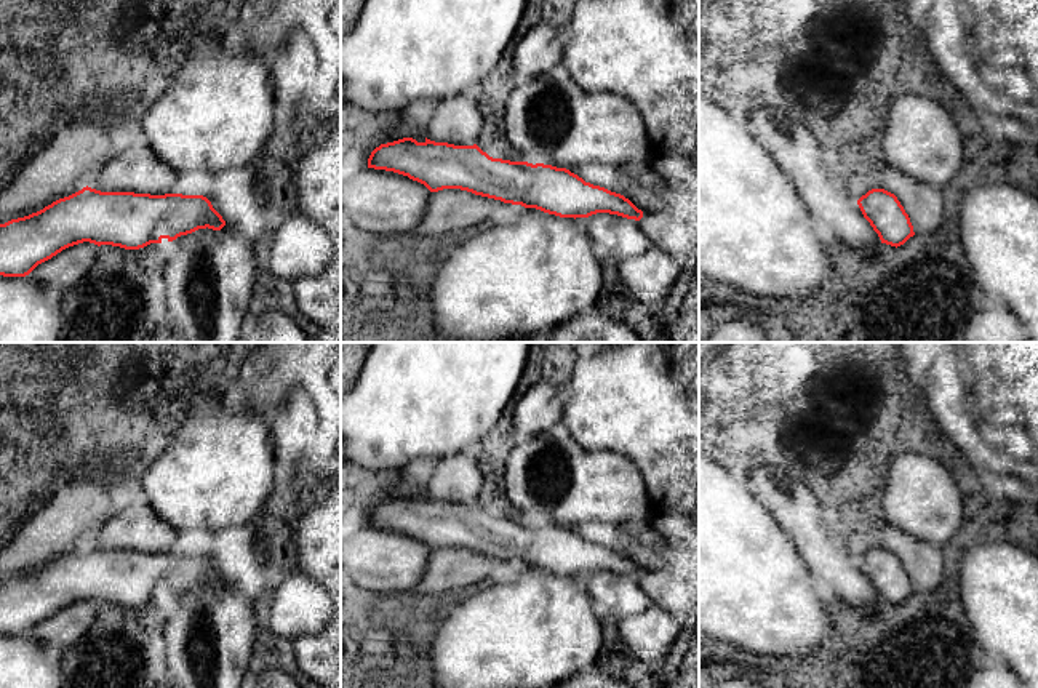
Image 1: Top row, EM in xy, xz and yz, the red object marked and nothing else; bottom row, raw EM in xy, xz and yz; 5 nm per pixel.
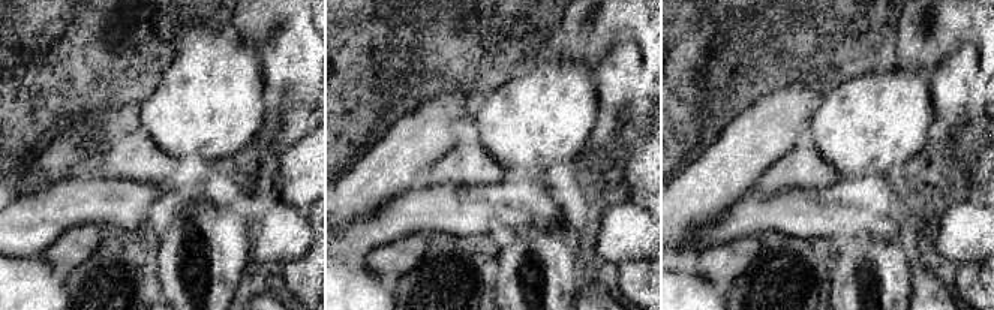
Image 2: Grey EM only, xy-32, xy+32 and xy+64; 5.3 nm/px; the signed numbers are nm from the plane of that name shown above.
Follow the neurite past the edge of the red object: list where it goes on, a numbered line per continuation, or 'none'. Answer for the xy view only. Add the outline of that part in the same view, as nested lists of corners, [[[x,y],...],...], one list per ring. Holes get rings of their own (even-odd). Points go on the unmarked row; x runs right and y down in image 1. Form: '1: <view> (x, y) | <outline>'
none

